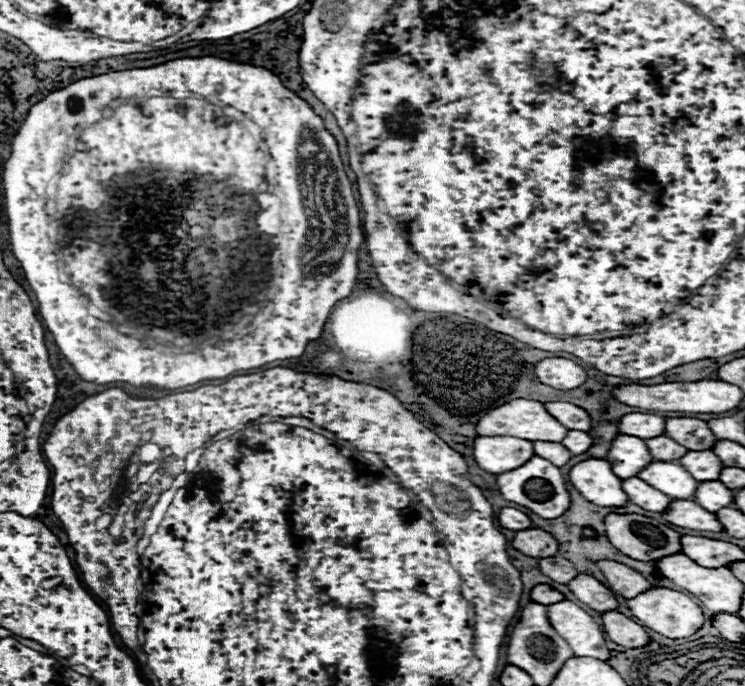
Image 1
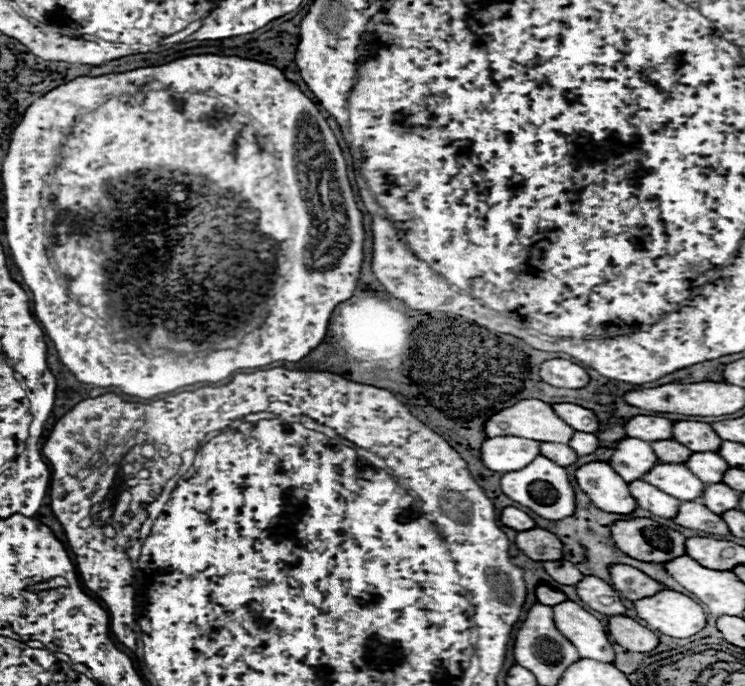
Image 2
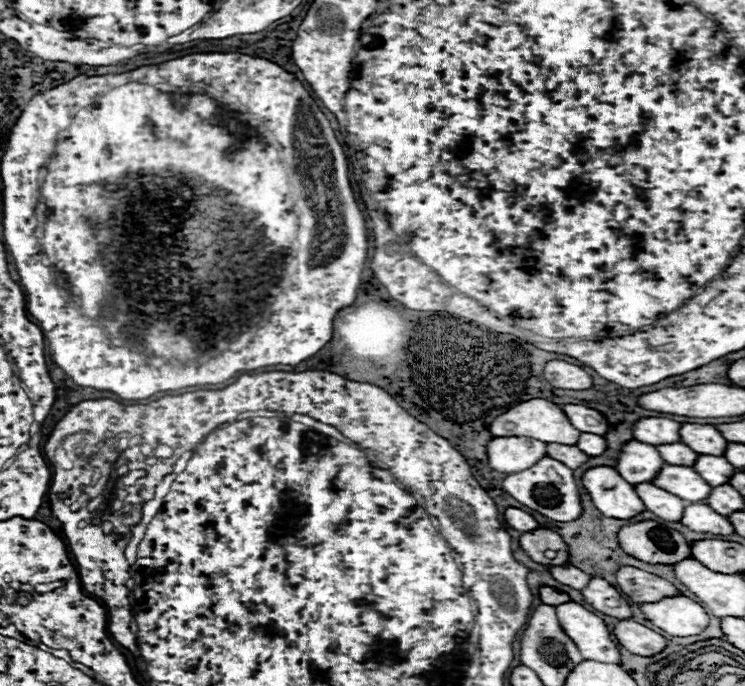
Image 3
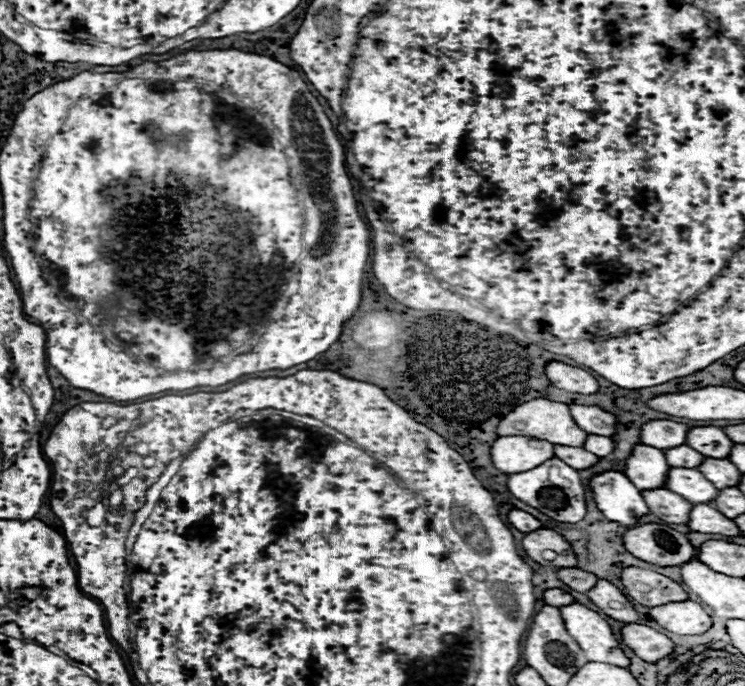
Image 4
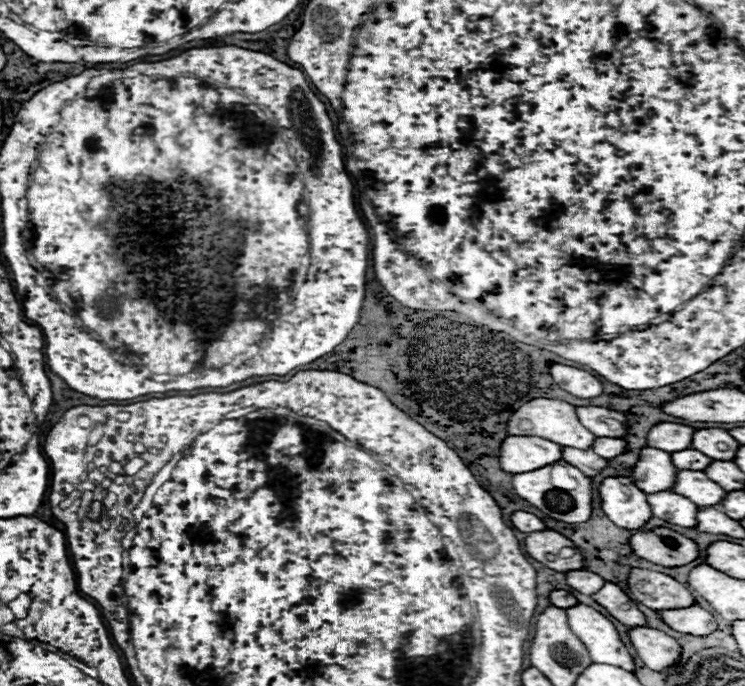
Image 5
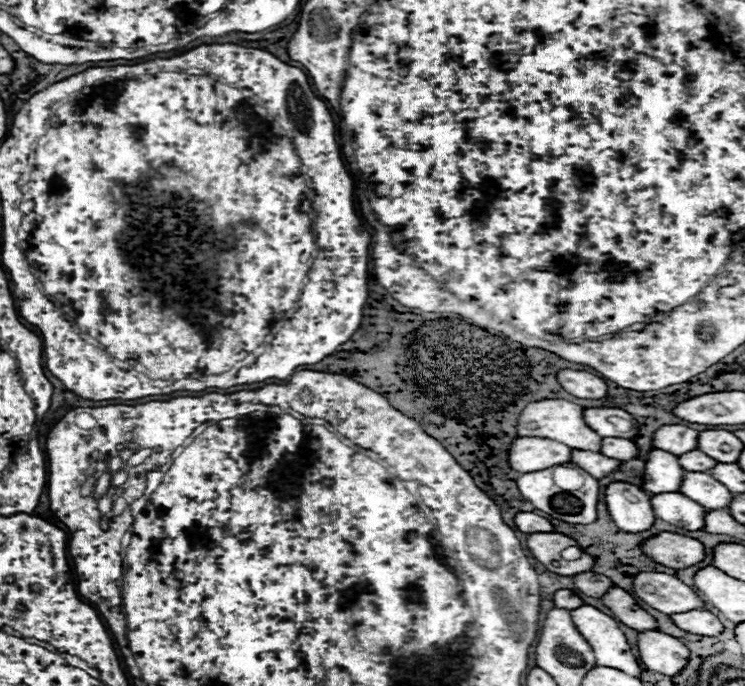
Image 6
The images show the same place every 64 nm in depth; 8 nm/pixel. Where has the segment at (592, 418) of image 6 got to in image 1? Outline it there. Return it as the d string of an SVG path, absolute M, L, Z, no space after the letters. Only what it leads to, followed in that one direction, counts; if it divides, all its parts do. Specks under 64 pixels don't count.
M546 402L546 410L562 422L568 430L580 430L580 432L590 432L592 428L592 418L586 410L580 406L574 406L570 402Z

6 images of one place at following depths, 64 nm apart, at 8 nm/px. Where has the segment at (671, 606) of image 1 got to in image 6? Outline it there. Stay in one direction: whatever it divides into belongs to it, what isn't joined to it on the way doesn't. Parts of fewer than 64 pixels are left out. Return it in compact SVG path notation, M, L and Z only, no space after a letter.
M690 610L686 614L672 614L670 618L678 628L698 636L718 636L724 630L718 616L708 610Z

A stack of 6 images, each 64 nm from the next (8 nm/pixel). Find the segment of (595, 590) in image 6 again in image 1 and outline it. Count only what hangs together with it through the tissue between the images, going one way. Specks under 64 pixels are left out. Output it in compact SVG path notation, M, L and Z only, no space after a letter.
M554 556L554 558L540 558L538 560L542 574L546 574L548 578L552 578L558 584L566 584L570 580L574 580L578 576L578 570L574 568L574 564L562 556Z

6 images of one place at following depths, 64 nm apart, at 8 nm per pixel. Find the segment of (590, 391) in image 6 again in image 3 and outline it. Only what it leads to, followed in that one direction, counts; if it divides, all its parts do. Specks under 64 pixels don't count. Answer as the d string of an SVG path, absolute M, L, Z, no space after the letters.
M564 360L546 362L544 378L554 388L562 388L562 390L590 390L592 388L592 376L580 366L574 366Z

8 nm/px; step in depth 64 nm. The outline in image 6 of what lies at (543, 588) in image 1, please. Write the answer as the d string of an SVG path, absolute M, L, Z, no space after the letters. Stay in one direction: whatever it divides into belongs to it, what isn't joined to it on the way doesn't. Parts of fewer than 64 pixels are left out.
M558 590L554 594L554 606L556 608L564 608L564 610L576 610L578 606L582 606L582 598L576 596L572 590Z

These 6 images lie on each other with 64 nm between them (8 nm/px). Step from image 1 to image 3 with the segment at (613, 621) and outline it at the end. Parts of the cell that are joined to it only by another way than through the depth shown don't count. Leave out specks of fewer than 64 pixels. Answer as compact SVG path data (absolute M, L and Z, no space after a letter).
M620 620L614 628L614 634L618 644L636 656L656 656L666 648L664 636L634 620Z

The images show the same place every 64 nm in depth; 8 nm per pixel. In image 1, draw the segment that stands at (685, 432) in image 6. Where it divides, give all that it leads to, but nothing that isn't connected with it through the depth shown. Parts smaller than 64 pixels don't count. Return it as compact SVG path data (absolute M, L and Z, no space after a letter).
M626 414L620 418L618 430L620 434L628 434L628 436L636 436L636 438L656 438L664 434L664 422L656 422L656 418L660 420L662 416L654 416L654 414Z

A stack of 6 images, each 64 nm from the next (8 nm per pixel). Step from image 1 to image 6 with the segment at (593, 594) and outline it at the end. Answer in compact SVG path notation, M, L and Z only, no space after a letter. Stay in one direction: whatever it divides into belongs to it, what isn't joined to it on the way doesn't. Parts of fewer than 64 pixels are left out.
M614 586L608 590L606 598L602 598L602 604L608 606L614 614L614 618L638 632L646 632L646 630L656 630L658 624L654 620L654 616L650 616L646 610L642 610L636 602L636 598L632 598L626 590Z

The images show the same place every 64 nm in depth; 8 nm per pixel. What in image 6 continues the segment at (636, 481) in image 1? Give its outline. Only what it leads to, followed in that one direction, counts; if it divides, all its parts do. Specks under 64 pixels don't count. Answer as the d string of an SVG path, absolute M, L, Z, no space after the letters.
M666 492L666 494L654 494L650 498L656 518L662 518L674 526L686 528L686 530L704 530L704 514L706 510L686 498L680 492Z

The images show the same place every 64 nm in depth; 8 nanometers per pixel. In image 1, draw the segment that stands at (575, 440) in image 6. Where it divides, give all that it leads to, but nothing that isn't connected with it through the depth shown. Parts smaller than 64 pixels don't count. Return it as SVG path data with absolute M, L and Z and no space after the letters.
M514 400L508 402L506 406L498 406L486 414L486 418L480 418L478 426L478 436L516 436L522 440L544 440L544 442L562 442L566 438L568 430L562 426L556 418L548 414L542 402L538 400Z

